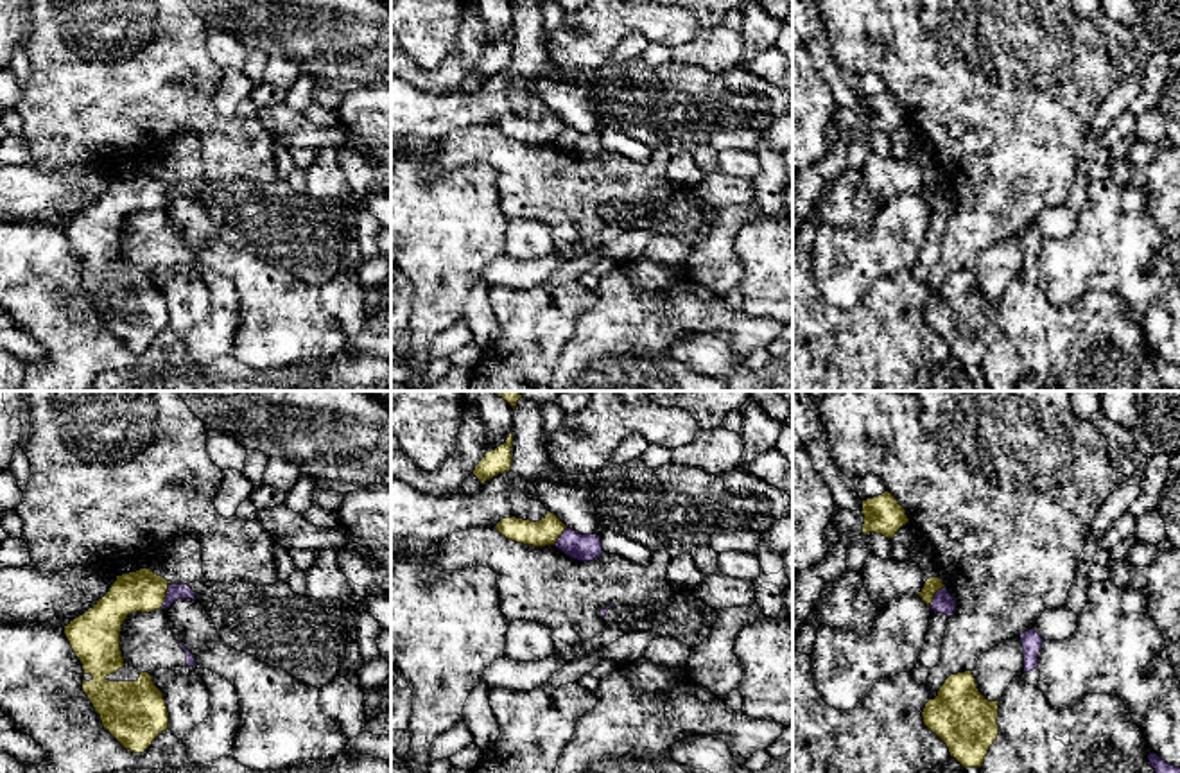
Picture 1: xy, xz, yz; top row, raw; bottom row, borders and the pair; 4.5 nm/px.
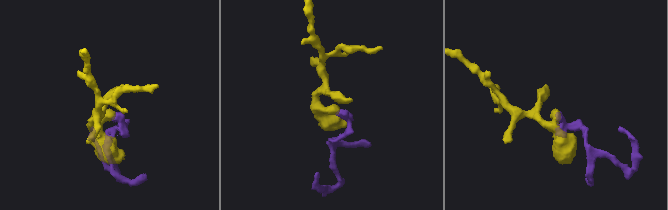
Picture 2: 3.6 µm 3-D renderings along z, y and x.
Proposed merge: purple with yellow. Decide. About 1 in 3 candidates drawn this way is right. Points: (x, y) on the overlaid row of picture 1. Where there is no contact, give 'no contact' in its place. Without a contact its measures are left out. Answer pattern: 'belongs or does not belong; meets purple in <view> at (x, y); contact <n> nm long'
does not belong; meets purple in xy at (165, 598); contact 120 nm long

